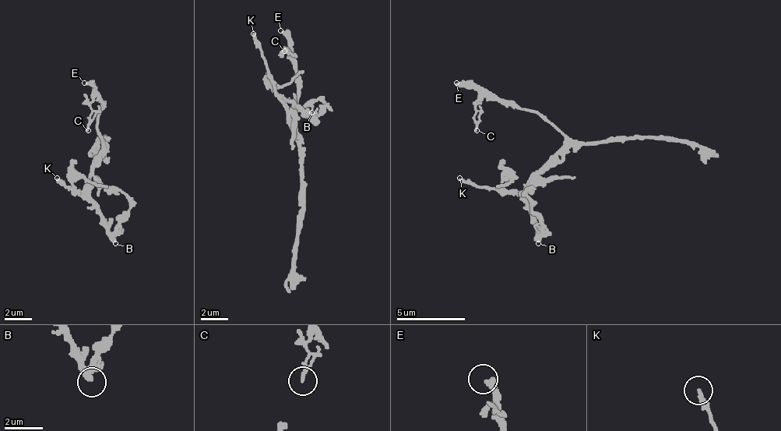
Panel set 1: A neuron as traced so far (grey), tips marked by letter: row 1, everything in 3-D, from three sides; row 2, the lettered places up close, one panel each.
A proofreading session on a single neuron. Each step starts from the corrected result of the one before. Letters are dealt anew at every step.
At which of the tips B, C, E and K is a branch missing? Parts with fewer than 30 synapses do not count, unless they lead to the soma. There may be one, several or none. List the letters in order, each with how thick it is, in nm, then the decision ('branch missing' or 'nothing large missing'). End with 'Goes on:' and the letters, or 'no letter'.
B: calibre 300 nm; nothing large missing
C: calibre 140 nm; nothing large missing
E: calibre 320 nm; nothing large missing
K: calibre 240 nm; nothing large missing
Goes on: no letter

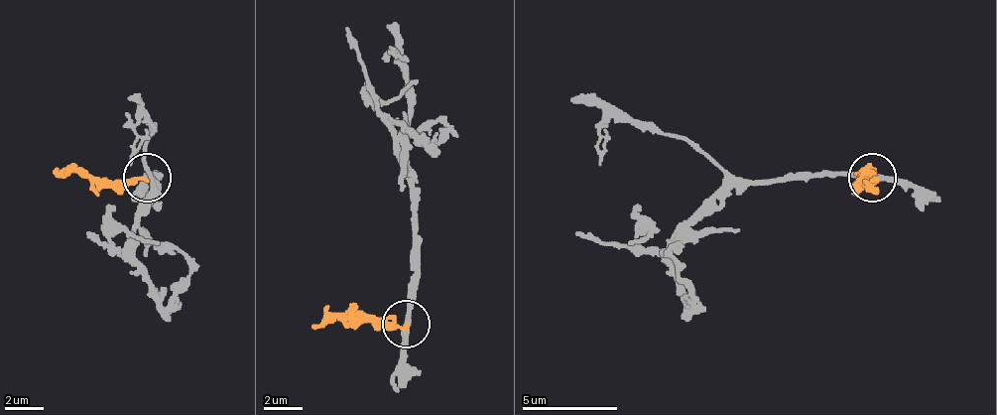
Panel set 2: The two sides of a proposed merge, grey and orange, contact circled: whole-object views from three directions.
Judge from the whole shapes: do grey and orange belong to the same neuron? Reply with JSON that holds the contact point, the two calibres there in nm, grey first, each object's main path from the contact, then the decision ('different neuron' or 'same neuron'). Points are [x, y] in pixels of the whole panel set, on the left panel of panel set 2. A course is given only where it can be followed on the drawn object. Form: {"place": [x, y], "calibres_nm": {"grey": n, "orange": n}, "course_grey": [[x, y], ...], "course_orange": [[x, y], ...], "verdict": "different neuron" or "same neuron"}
{"place": [147, 178], "calibres_nm": {"grey": 280, "orange": 280}, "course_grey": [[145, 179], [155, 174], [140, 231], [121, 250], [102, 245], [87, 231]], "course_orange": [[145, 179], [55, 174]], "verdict": "different neuron"}

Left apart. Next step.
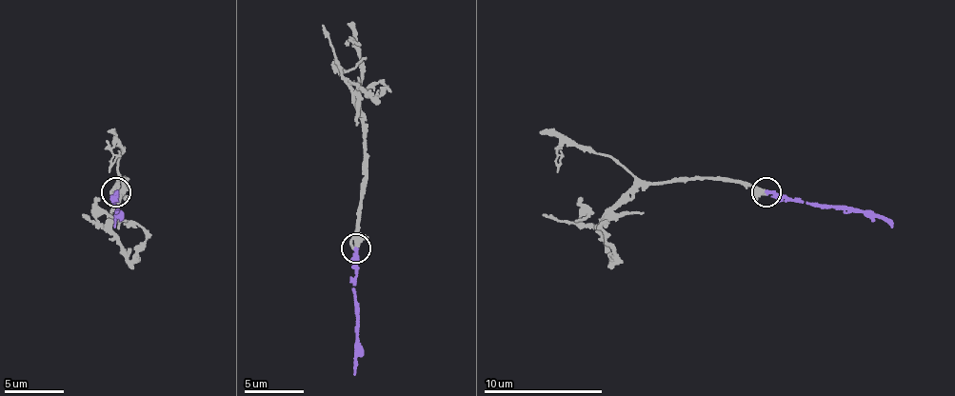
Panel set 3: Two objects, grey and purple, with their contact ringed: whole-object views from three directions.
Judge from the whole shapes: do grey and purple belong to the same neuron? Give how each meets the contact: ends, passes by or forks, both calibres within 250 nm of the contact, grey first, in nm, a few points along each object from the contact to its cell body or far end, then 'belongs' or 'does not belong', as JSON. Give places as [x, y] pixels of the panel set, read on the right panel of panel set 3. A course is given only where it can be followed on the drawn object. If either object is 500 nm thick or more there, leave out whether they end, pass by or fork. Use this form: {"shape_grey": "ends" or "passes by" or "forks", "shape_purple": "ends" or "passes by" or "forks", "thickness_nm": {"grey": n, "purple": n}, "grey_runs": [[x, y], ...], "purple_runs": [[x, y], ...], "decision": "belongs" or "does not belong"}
{"shape_grey": "forks", "shape_purple": "ends", "thickness_nm": {"grey": 320, "purple": 320}, "grey_runs": [[765, 192], [709, 178], [641, 181], [596, 226], [558, 222], [543, 213]], "purple_runs": [[765, 192], [857, 207], [878, 213], [893, 228]], "decision": "belongs"}

